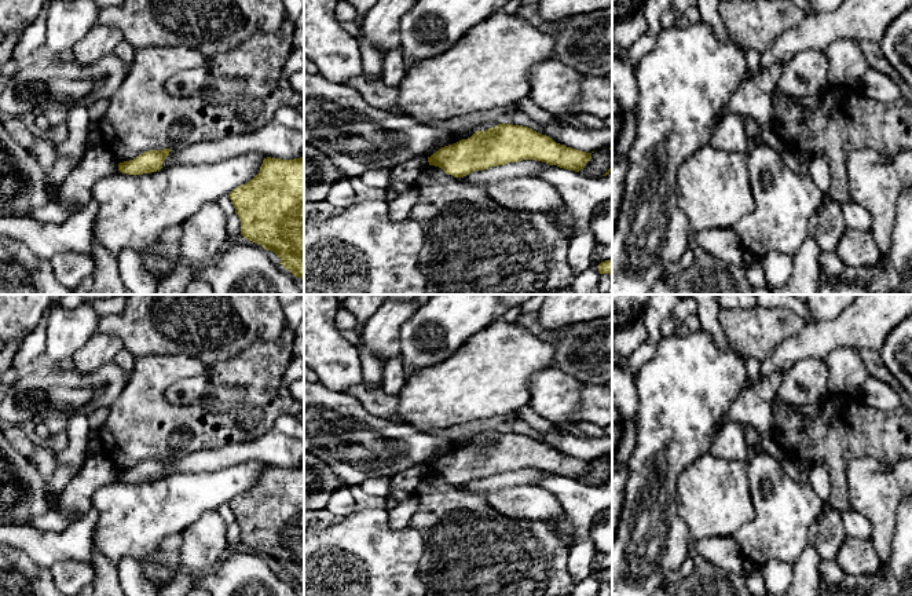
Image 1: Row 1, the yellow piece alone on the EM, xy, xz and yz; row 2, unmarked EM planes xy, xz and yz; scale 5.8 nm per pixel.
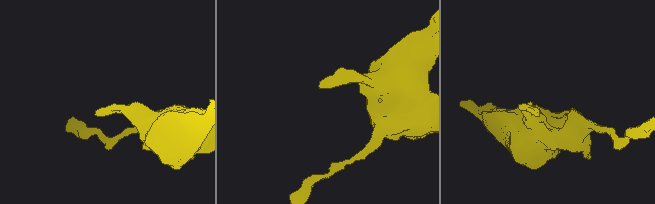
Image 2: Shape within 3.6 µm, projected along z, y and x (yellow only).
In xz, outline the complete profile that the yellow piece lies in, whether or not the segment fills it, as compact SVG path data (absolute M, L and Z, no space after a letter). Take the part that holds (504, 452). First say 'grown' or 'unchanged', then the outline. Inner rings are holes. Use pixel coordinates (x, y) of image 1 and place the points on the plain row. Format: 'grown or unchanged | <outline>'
unchanged | M498 432L439 457L428 465L428 471L442 476L447 483L464 486L475 479L523 468L542 469L579 480L590 467L591 461L556 451L528 435Z

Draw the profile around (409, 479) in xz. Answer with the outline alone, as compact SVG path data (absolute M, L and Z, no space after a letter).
M415 465L391 478L391 489L400 489L414 494L420 482L429 473L426 465Z

